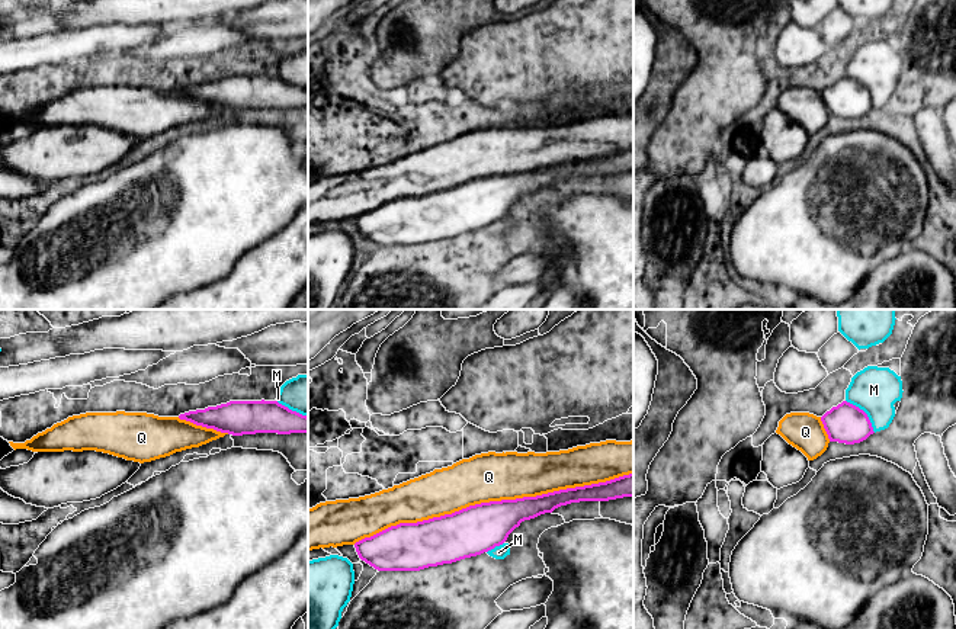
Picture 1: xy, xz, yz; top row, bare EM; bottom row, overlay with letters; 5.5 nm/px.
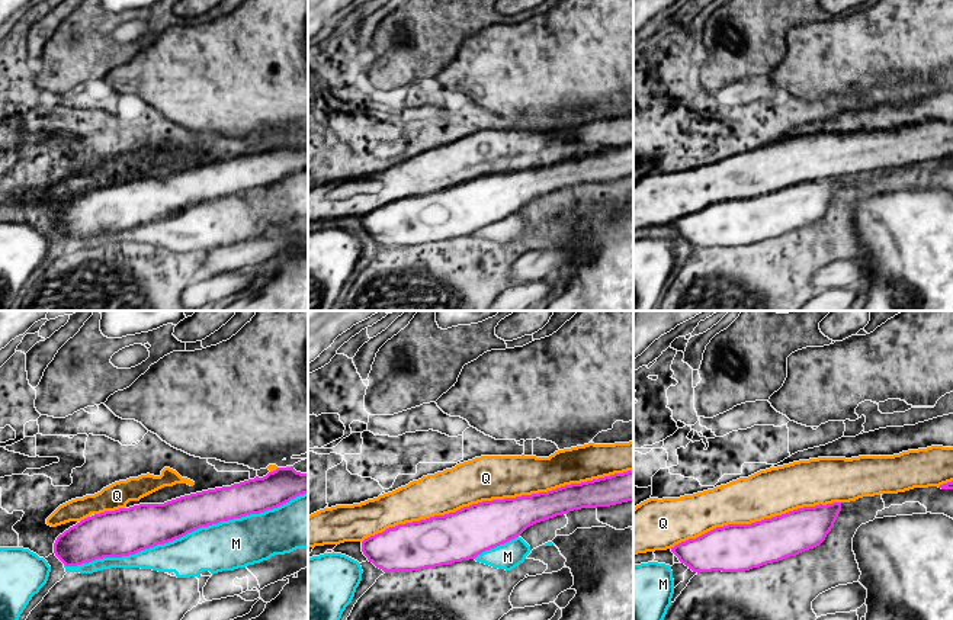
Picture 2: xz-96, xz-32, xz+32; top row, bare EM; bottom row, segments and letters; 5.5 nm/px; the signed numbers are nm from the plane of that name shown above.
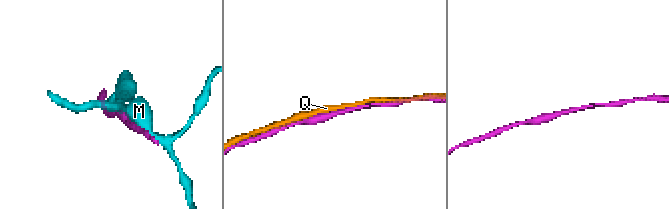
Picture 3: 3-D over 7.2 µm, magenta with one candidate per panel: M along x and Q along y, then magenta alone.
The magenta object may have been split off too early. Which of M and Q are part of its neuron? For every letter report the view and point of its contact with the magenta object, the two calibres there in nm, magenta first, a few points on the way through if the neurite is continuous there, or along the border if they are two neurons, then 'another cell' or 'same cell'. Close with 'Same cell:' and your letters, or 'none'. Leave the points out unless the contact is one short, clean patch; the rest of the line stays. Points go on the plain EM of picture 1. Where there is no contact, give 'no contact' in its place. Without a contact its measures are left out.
M: yz (865, 87) | 220/260 nm | another cell
Q: xz (493, 176) | 260/280 nm | another cell
Same cell: none

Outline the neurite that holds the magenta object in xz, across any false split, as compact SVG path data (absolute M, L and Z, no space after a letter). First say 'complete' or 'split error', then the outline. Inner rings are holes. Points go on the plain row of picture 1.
complete | M633 148L536 171L481 177L417 198L400 198L356 216L355 222L359 232L378 245L420 245L488 227L503 219L522 196L552 187L561 180L580 176L609 176L623 171L633 171Z

